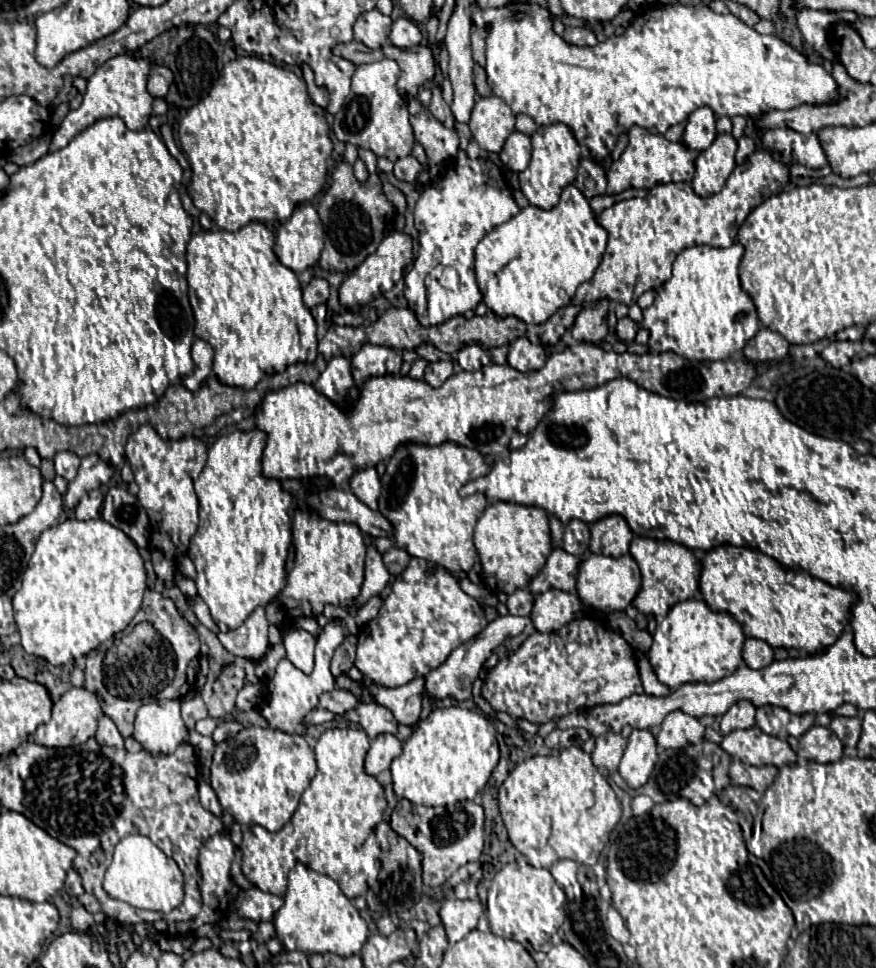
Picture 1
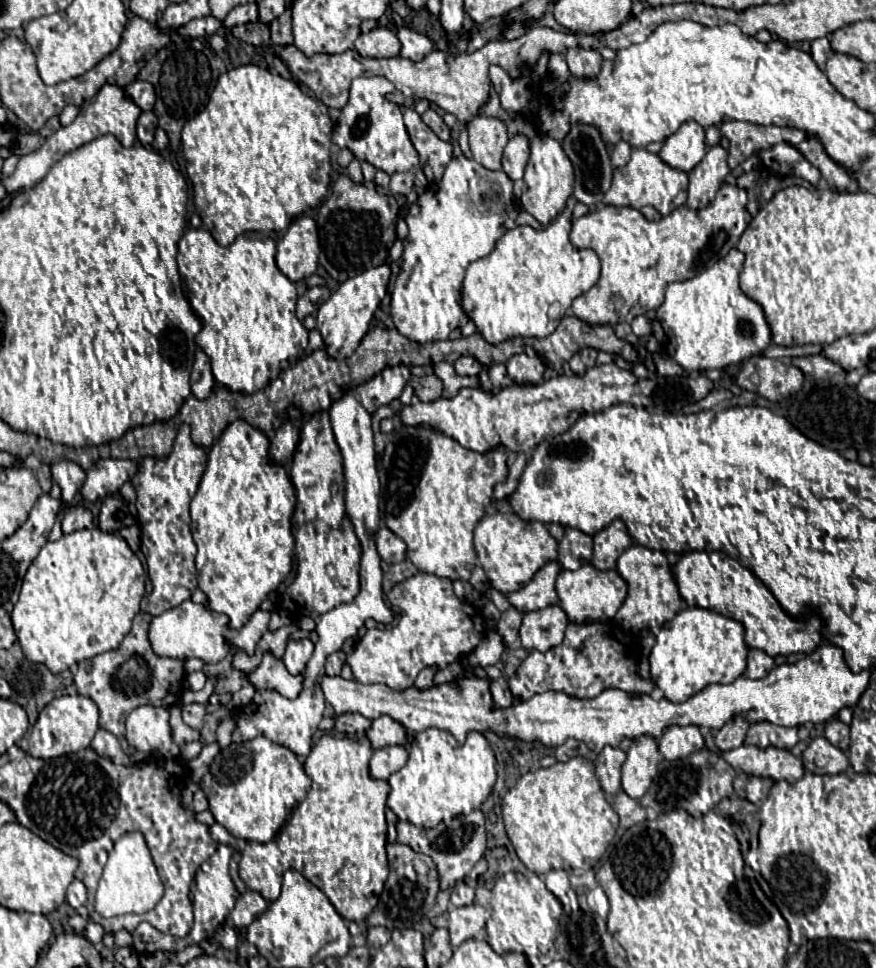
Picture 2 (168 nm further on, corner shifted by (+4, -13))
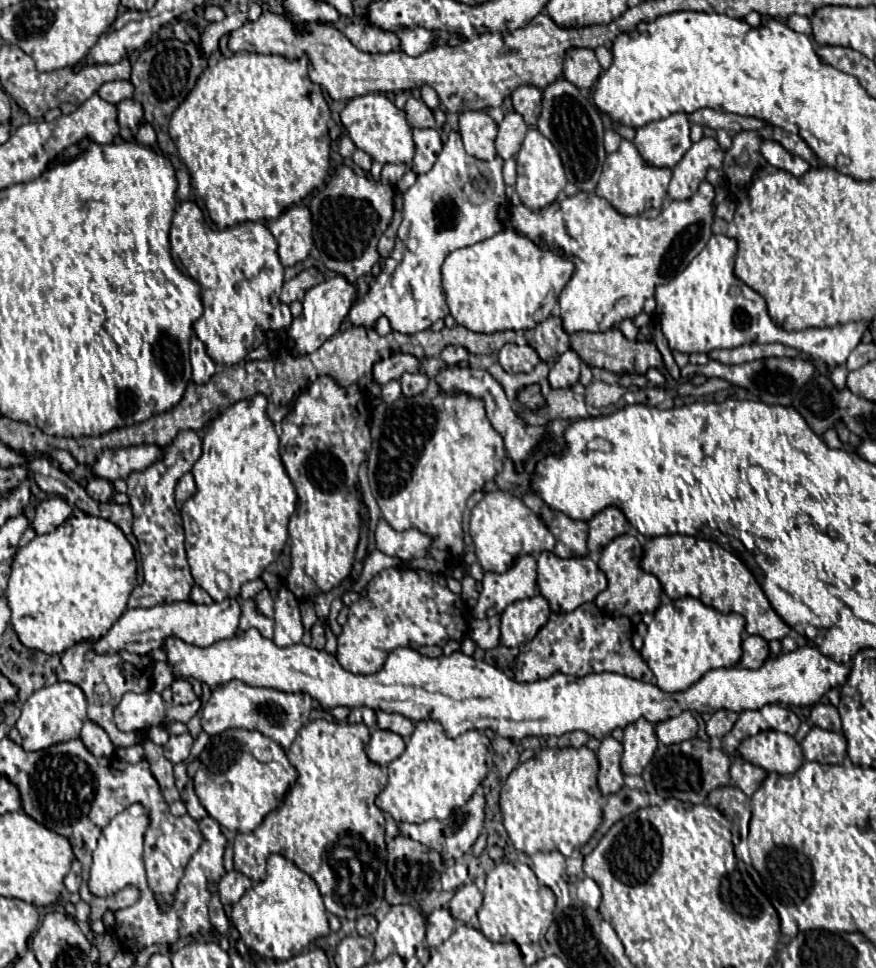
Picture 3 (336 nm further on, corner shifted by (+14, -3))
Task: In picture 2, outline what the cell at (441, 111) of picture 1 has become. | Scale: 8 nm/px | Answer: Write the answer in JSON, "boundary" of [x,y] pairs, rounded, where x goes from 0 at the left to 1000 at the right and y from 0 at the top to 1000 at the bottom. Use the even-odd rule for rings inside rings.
{"boundary":[[[489,113],[489,115],[482,119],[482,125],[484,125],[505,146],[511,146],[511,144],[514,144],[514,133],[511,133],[511,129],[505,125],[505,121],[502,121],[498,115]]]}

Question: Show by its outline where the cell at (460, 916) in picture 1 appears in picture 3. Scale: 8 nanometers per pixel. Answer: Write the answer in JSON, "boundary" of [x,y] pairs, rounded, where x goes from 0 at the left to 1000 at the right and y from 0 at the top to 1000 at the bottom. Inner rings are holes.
{"boundary":[[[541,912],[525,916],[518,923],[518,927],[514,929],[516,947],[525,954],[532,954],[532,956],[539,951],[539,947],[546,943],[548,937],[550,937],[550,923],[546,920],[546,916]]]}

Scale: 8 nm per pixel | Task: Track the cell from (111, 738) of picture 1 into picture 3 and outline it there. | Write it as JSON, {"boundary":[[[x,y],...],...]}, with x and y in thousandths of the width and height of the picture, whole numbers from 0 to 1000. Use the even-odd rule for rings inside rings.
{"boundary":[[[105,745],[96,747],[91,763],[100,772],[100,776],[105,776],[110,782],[126,782],[126,780],[130,780],[130,770],[128,770],[126,761],[121,759],[121,755],[114,749],[110,749]]]}

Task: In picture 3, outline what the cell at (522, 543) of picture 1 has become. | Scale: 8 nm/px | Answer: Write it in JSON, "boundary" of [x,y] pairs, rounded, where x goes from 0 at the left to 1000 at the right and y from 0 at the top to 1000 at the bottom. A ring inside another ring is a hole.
{"boundary":[[[559,507],[548,520],[541,522],[537,532],[537,555],[541,559],[541,571],[553,590],[575,592],[596,573],[614,573],[619,569],[632,567],[632,553],[616,538],[616,534],[605,528],[594,513],[575,507]]]}

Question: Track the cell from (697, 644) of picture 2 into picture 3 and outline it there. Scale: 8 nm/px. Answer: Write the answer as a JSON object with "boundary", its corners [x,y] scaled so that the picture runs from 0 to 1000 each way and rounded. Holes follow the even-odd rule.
{"boundary":[[[781,617],[753,625],[733,666],[733,681],[749,699],[749,708],[760,716],[785,712],[804,695],[820,689],[838,689],[847,679],[849,637],[842,633],[822,633],[792,617]]]}

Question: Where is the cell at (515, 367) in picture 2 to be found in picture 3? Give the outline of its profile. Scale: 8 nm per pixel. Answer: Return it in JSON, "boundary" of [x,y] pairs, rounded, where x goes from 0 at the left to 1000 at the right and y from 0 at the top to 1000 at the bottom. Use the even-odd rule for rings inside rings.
{"boundary":[[[580,354],[571,361],[568,375],[580,385],[607,385],[610,379],[616,375],[616,371],[605,356]]]}

